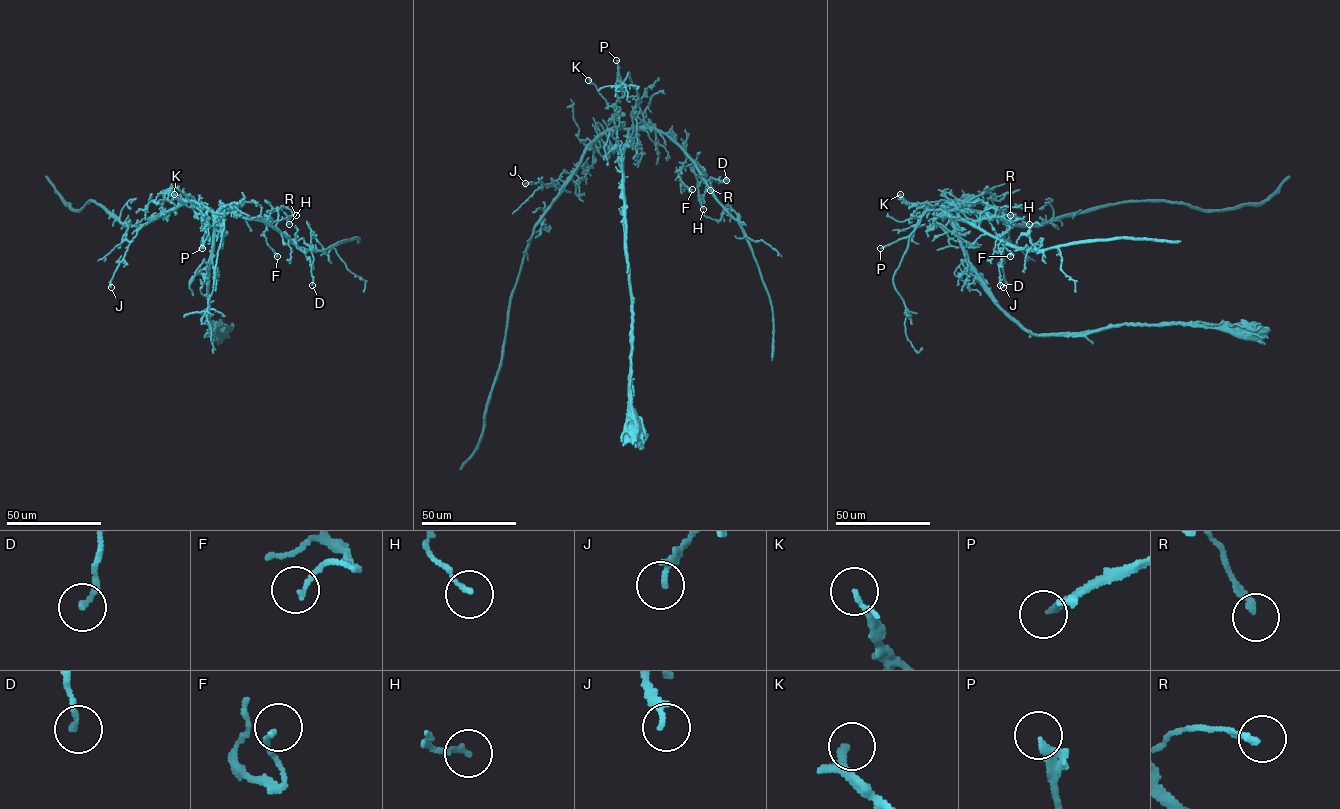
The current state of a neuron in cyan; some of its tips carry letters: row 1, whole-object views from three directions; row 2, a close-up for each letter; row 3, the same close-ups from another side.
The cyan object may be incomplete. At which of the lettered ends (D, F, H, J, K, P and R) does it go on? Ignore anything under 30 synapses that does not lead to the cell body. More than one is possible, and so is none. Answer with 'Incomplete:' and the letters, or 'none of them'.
Incomplete: P

